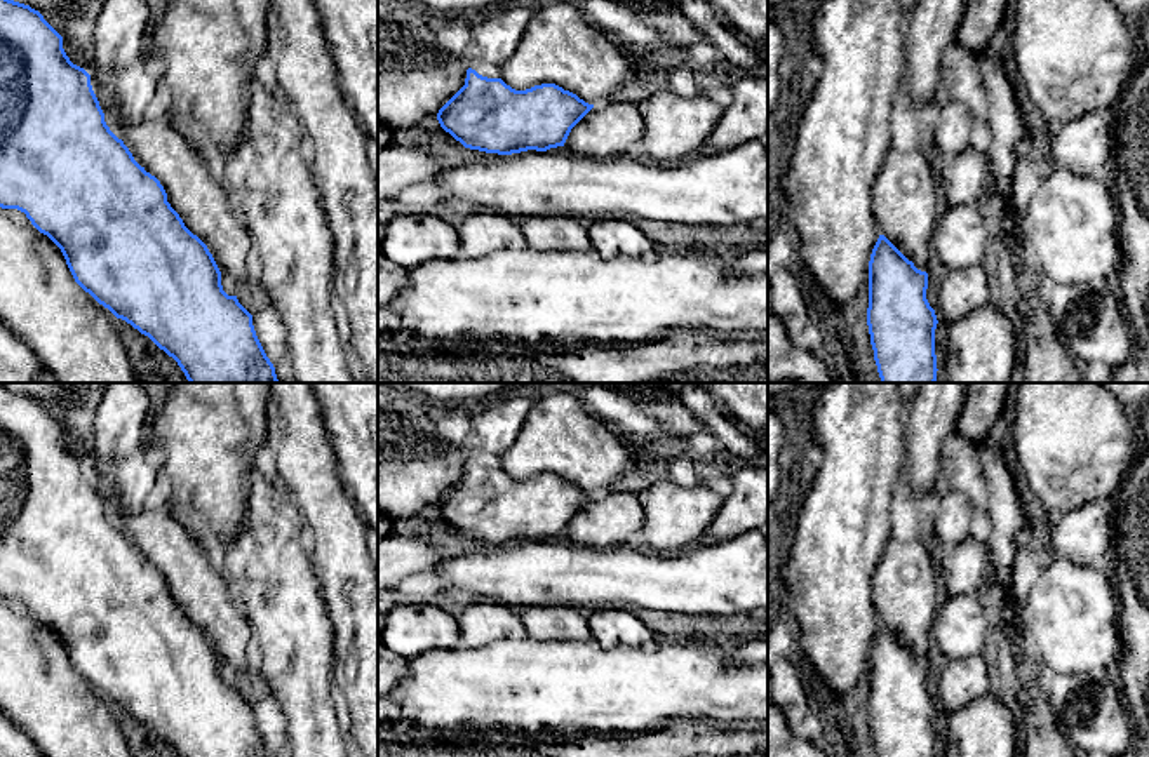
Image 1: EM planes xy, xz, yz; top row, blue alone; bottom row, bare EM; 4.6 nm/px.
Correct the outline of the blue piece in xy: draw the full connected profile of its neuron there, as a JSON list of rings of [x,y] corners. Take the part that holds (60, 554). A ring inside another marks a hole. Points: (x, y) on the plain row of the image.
[[[0,386],[0,597],[24,602],[31,614],[61,639],[75,672],[117,708],[148,726],[179,757],[273,757],[256,726],[252,705],[239,693],[237,686],[228,686],[223,680],[221,661],[207,635],[185,616],[167,592],[160,571],[134,550],[124,531],[106,515],[91,475],[91,465],[70,451],[63,439],[63,426],[38,400],[5,386]]]

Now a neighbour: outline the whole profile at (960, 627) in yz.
[[[977,595],[949,597],[938,609],[931,633],[949,660],[982,654],[989,623]]]

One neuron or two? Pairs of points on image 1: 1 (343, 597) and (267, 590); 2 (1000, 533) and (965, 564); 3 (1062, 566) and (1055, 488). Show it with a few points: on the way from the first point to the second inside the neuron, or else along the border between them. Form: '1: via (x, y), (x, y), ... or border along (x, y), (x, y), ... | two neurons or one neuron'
1: border along (310, 557), (315, 568), (319, 594), (335, 634) | two neurons
2: border along (987, 550), (991, 568) | two neurons
3: border along (1055, 554), (1066, 556), (1080, 566), (1088, 566) | two neurons

